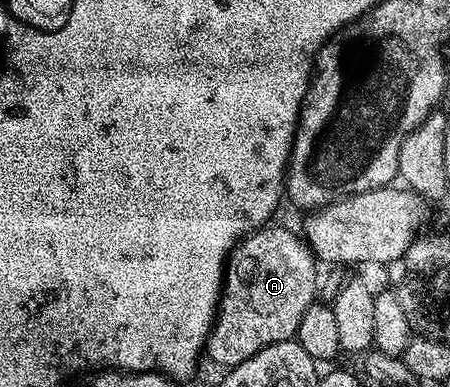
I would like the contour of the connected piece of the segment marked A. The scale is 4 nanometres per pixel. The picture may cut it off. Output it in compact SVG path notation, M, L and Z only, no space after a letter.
M263 226L242 237L227 259L226 275L222 277L222 297L218 299L218 315L214 317L204 349L205 355L210 355L211 362L219 364L222 370L232 369L240 362L252 358L252 354L264 350L264 346L295 339L300 318L304 318L304 310L315 303L319 265L314 253L297 231L294 233L286 228L270 227Z

